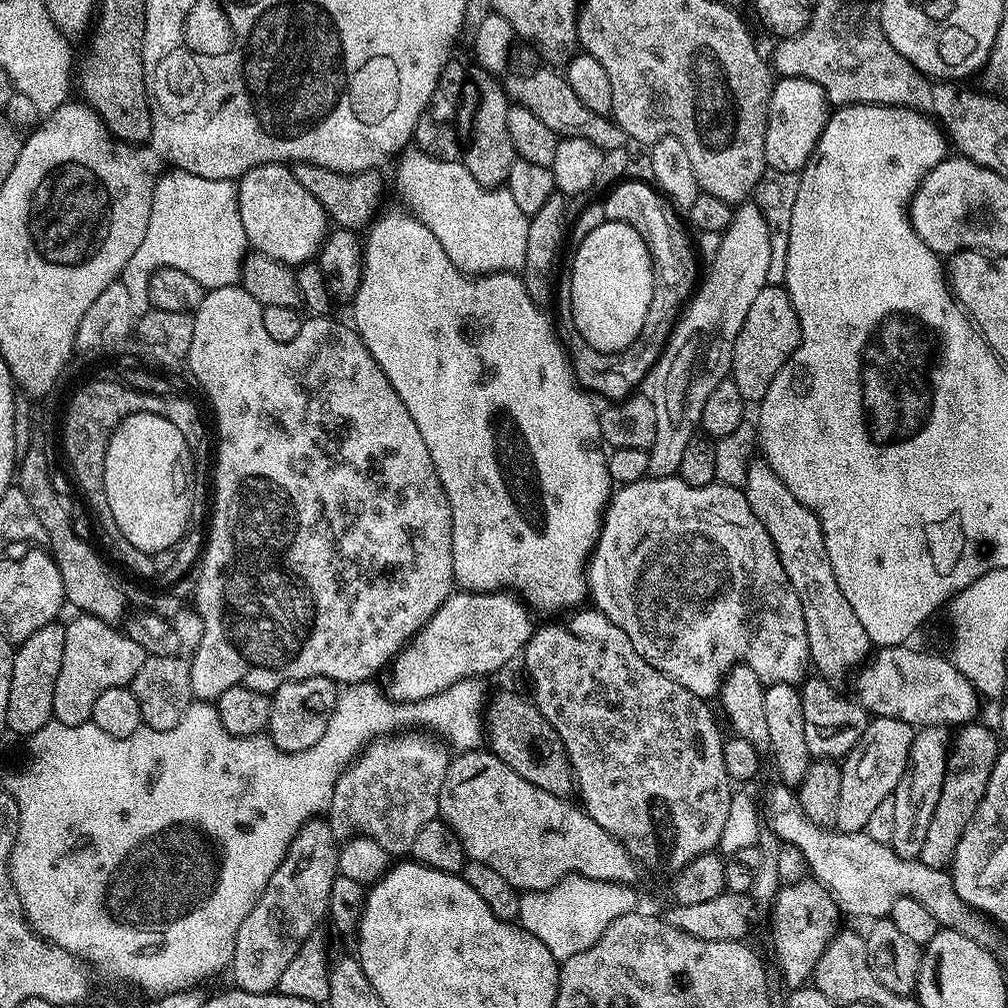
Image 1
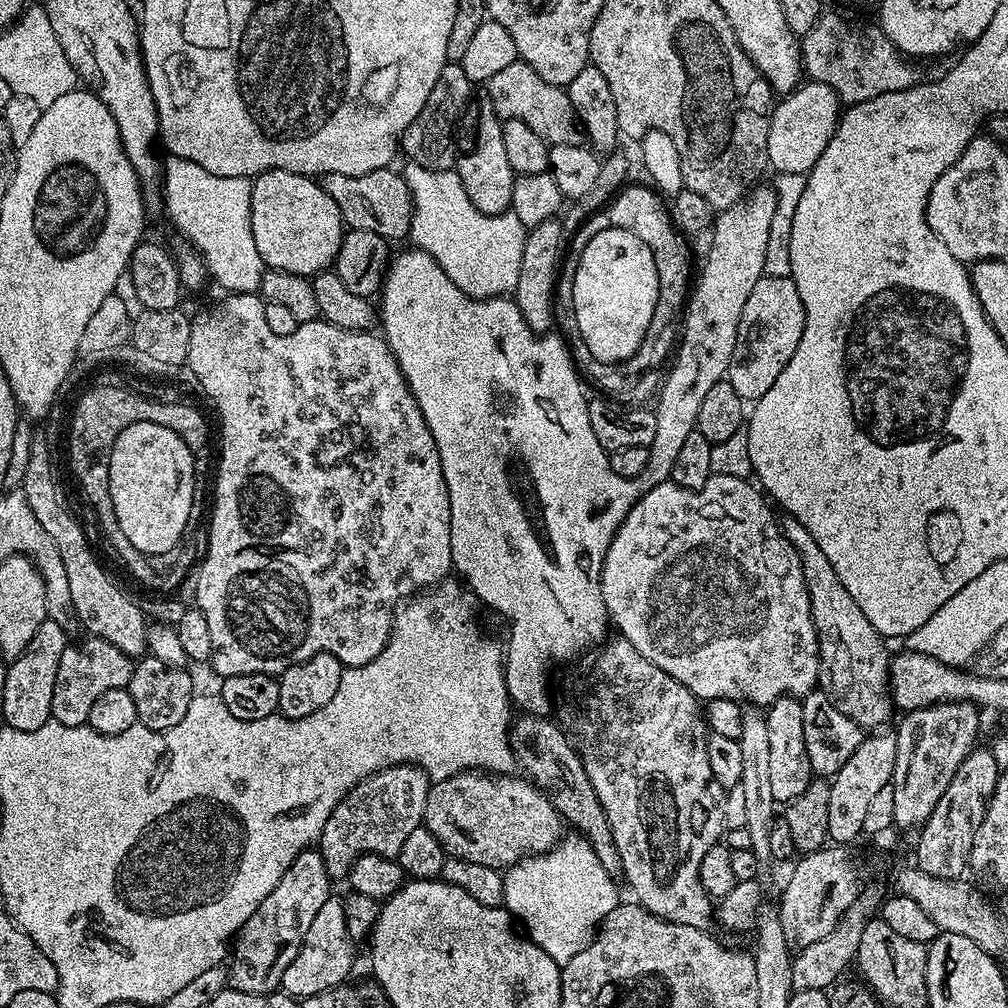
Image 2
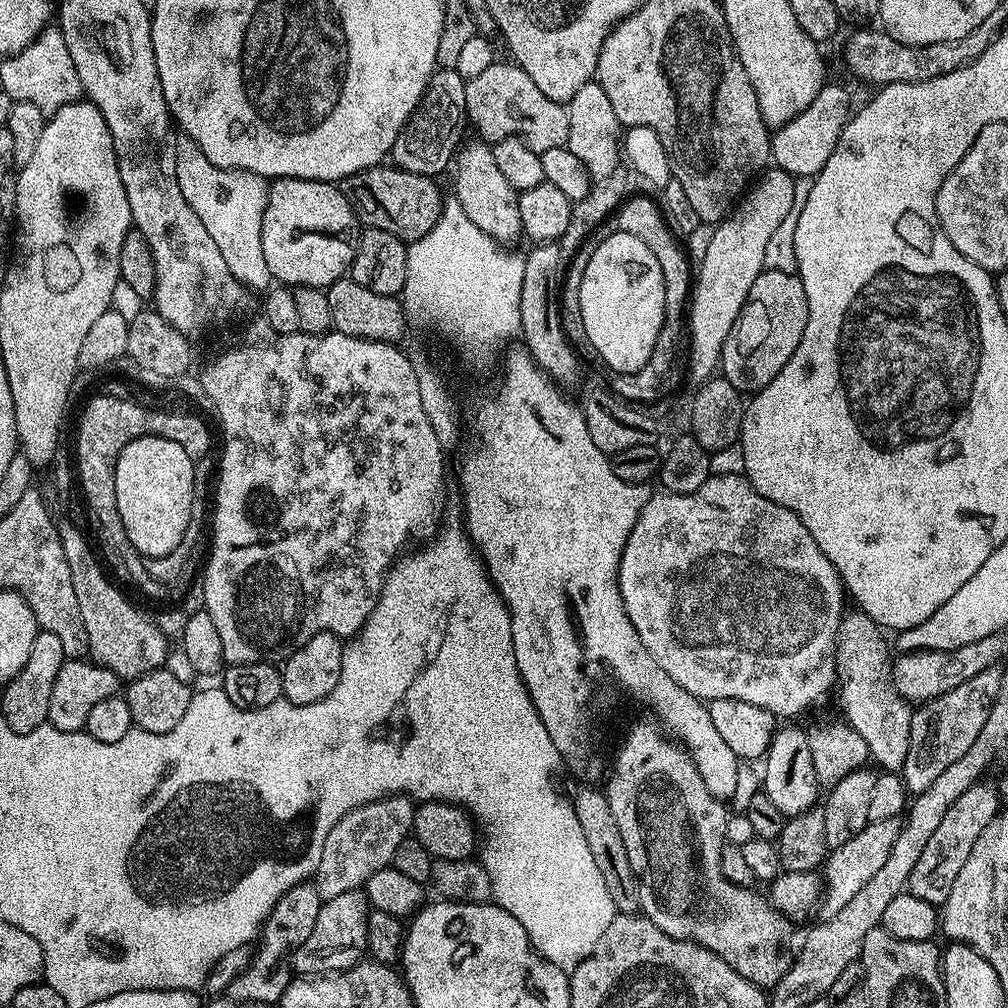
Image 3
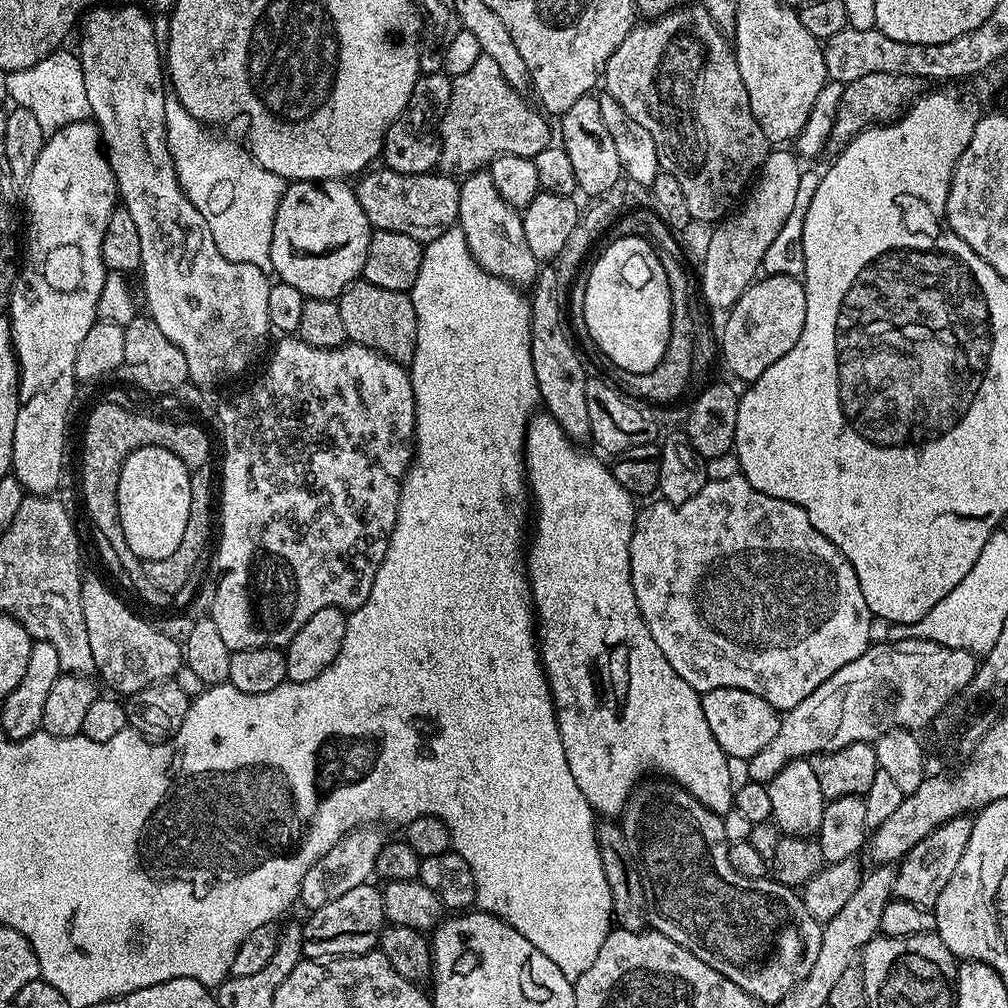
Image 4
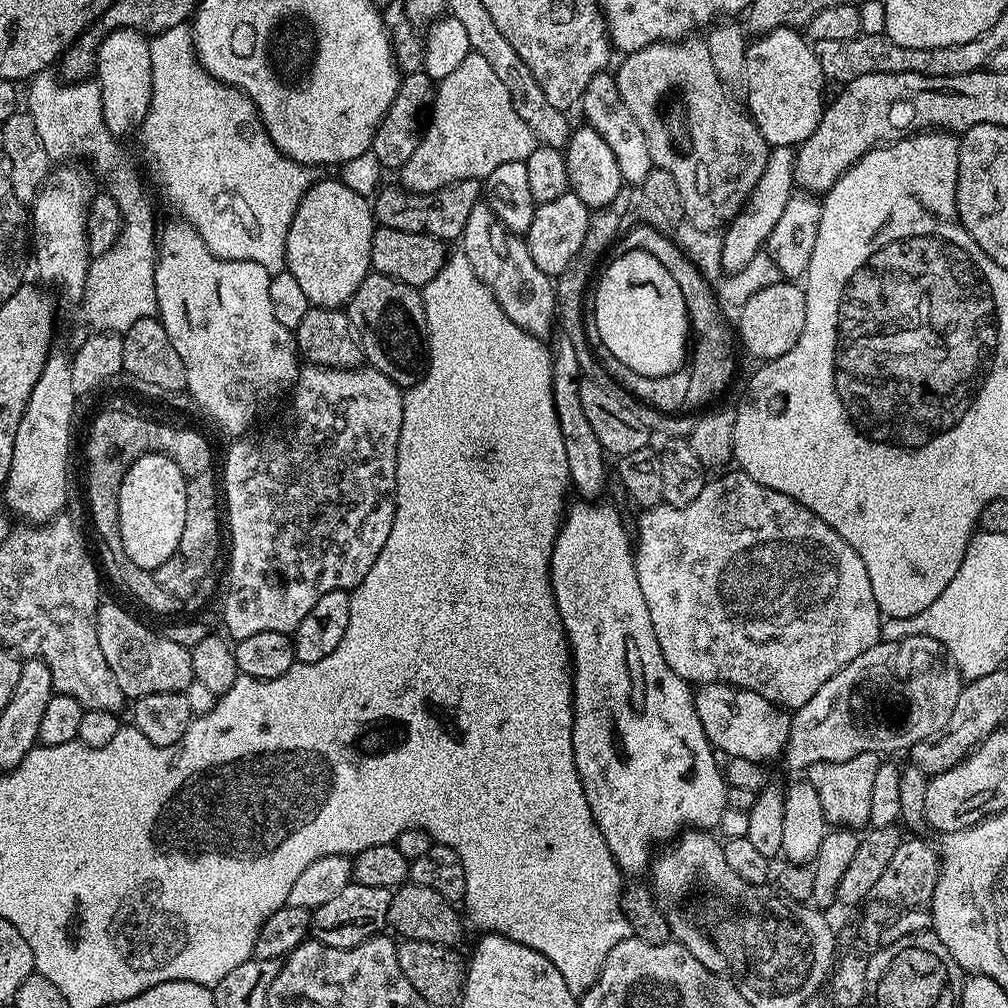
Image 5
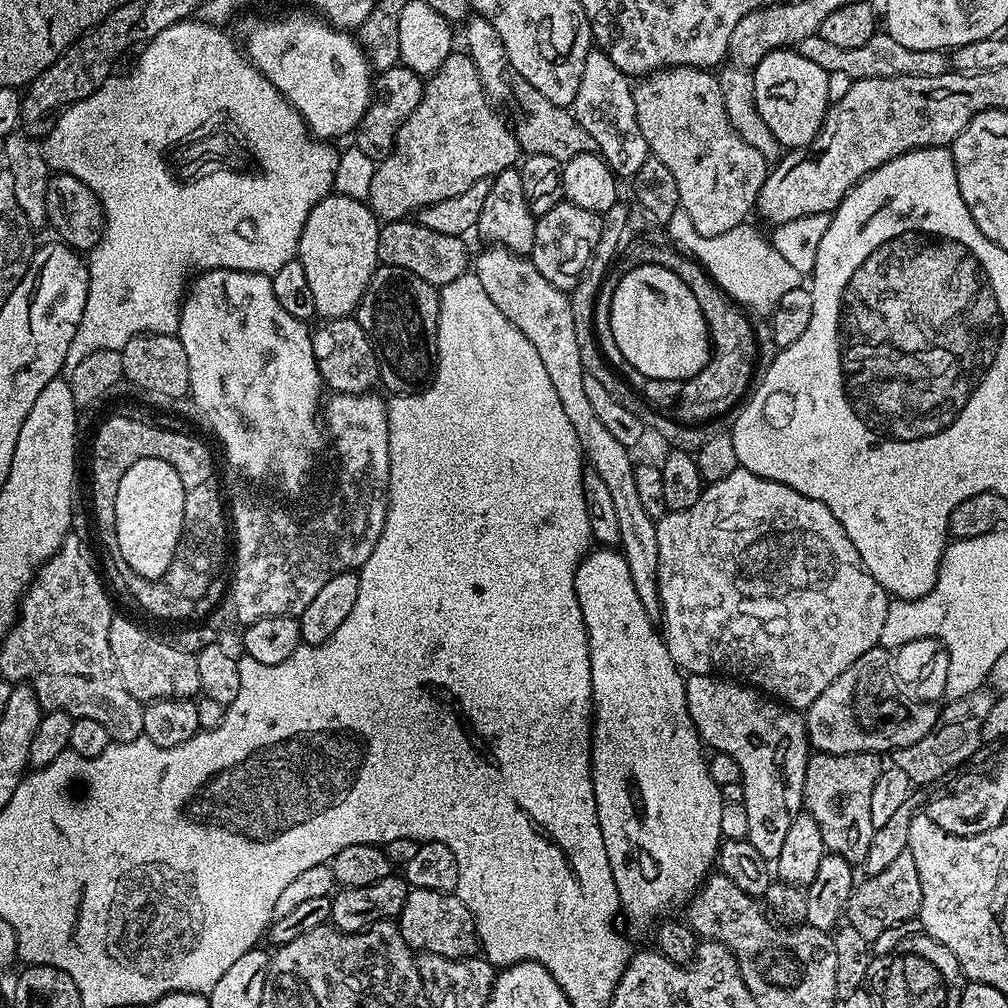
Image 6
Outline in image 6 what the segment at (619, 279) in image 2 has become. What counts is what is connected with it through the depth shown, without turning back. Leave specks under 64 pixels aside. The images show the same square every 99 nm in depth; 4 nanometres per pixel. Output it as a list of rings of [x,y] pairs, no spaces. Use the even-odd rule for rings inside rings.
[[[643,264],[627,272],[618,282],[606,328],[612,331],[612,344],[622,352],[628,368],[646,374],[646,378],[683,382],[701,372],[714,352],[713,341],[712,344],[708,341],[704,308],[702,301],[690,294],[690,286],[686,286],[674,270]]]

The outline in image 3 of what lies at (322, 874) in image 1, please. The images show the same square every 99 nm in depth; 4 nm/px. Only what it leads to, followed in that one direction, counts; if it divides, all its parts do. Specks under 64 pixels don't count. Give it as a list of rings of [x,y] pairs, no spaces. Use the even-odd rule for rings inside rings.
[[[312,882],[296,884],[290,890],[286,890],[282,898],[278,898],[274,910],[270,910],[263,928],[260,929],[250,966],[246,966],[246,970],[242,970],[242,974],[238,974],[234,982],[230,982],[227,999],[238,1002],[262,1002],[266,1006],[279,1005],[286,986],[294,979],[294,954],[298,946],[306,942],[310,930],[314,930],[321,903],[318,890]]]

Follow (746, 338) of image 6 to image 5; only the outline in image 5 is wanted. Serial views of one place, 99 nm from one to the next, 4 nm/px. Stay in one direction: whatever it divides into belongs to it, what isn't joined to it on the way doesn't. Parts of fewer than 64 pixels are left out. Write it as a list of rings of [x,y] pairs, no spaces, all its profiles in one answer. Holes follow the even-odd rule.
[[[638,224],[627,229],[621,235],[618,244],[624,250],[642,250],[654,254],[654,258],[658,258],[658,262],[662,262],[662,266],[670,270],[674,282],[678,282],[678,290],[682,290],[682,298],[686,302],[688,326],[694,333],[694,339],[690,344],[690,367],[686,372],[690,378],[687,407],[703,409],[711,405],[716,402],[711,400],[718,399],[731,386],[732,379],[736,376],[736,348],[738,352],[737,333],[724,317],[725,309],[716,294],[713,281],[704,277],[699,266],[692,262],[671,235],[654,230],[650,224]]]

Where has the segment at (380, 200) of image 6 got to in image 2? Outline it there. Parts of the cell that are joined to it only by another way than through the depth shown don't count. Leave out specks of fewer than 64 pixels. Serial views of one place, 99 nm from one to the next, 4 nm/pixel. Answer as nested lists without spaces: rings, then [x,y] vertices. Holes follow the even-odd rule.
[[[517,58],[512,65],[503,67],[488,80],[486,89],[486,98],[494,106],[501,121],[526,122],[526,126],[530,126],[530,130],[534,130],[534,134],[538,134],[538,138],[542,138],[550,146],[581,143],[580,121],[576,119],[576,111],[567,91],[561,85],[538,78],[536,71],[523,60]]]

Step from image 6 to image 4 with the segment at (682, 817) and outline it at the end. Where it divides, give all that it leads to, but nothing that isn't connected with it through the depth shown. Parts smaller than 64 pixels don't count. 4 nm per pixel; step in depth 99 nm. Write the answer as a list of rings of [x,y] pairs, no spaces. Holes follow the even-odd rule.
[[[536,414],[529,420],[528,432],[524,436],[524,466],[530,496],[534,501],[536,533],[533,536],[531,533],[530,543],[526,548],[526,575],[528,586],[532,589],[534,616],[538,621],[540,662],[544,666],[544,677],[548,679],[548,689],[552,691],[558,734],[562,734],[562,750],[566,750],[566,763],[570,765],[570,774],[574,774],[574,782],[578,782],[578,790],[582,790],[593,812],[604,818],[619,817],[632,796],[633,788],[649,774],[667,778],[672,783],[682,786],[690,795],[698,798],[702,806],[724,817],[733,807],[734,789],[730,782],[729,757],[722,750],[722,746],[718,746],[710,725],[706,723],[706,714],[702,714],[701,693],[695,692],[686,681],[678,678],[678,674],[674,674],[674,666],[670,666],[662,650],[658,650],[658,642],[654,642],[634,598],[634,586],[630,578],[630,538],[636,525],[637,501],[631,492],[621,488],[619,482],[613,480],[611,467],[607,463],[604,465],[599,460],[599,455],[591,456],[580,448],[583,447],[577,441],[571,440],[552,416]]]

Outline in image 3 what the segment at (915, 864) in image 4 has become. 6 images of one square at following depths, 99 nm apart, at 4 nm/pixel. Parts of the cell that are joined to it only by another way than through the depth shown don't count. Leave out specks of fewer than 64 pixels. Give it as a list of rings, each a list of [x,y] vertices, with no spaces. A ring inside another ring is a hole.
[[[977,782],[946,810],[946,818],[938,822],[938,830],[934,830],[934,835],[930,842],[926,842],[926,847],[922,850],[922,858],[914,865],[914,870],[910,874],[906,885],[907,891],[914,893],[922,902],[942,906],[946,898],[950,898],[950,889],[954,886],[954,878],[958,878],[962,866],[966,866],[966,858],[970,858],[970,850],[974,850],[974,842],[978,842],[981,829],[986,823],[990,823],[993,816],[1001,811],[1002,801],[999,791],[992,788],[985,782]]]

